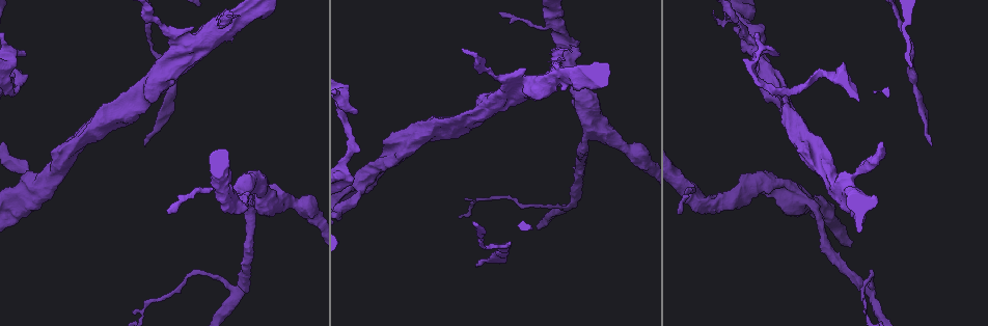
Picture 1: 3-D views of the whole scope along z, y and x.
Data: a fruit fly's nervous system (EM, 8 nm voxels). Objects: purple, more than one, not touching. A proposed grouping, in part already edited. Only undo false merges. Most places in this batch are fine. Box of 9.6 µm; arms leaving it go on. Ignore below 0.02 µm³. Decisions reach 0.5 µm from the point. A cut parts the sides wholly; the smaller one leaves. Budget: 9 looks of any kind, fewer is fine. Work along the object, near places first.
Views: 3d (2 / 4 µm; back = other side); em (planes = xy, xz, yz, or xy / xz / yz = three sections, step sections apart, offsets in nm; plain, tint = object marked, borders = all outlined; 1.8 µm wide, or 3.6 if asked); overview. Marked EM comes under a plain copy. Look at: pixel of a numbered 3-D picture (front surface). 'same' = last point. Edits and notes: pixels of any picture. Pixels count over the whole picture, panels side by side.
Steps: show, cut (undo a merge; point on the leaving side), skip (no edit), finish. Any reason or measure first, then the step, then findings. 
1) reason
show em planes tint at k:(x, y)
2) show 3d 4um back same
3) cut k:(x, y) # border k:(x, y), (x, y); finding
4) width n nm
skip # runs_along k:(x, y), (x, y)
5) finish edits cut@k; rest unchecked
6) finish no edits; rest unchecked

thick turns thin
show em 3.6um xz step 16 tint at 1:(21, 211)

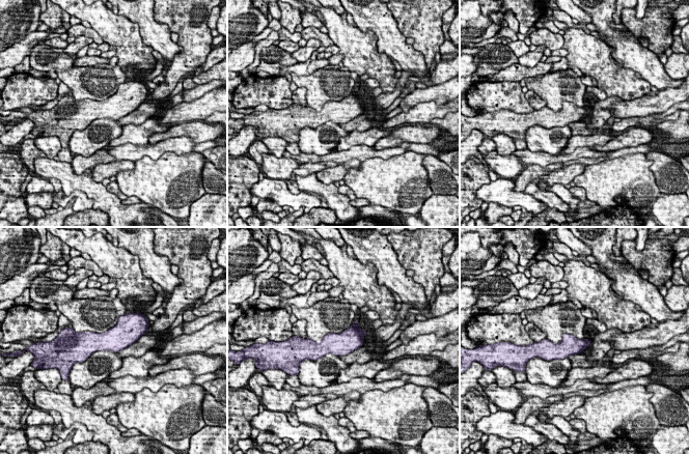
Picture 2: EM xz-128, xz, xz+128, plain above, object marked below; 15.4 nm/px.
show em 3.6um planes tint same

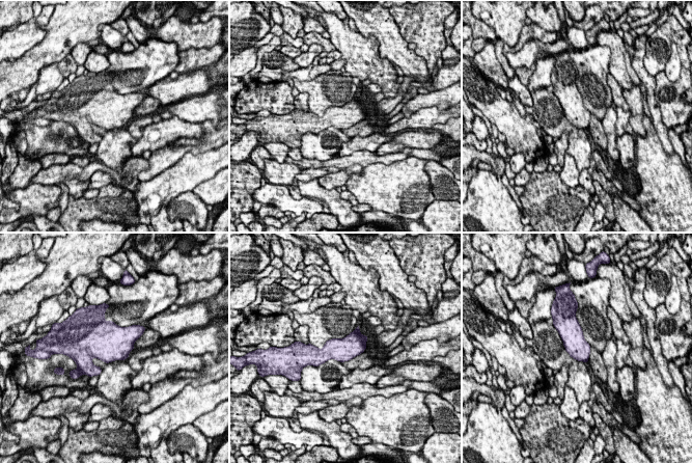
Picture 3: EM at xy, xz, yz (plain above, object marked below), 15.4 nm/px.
skip # one cell here

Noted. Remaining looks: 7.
side arm on a straight run
show em planes tint at 1:(871, 293)

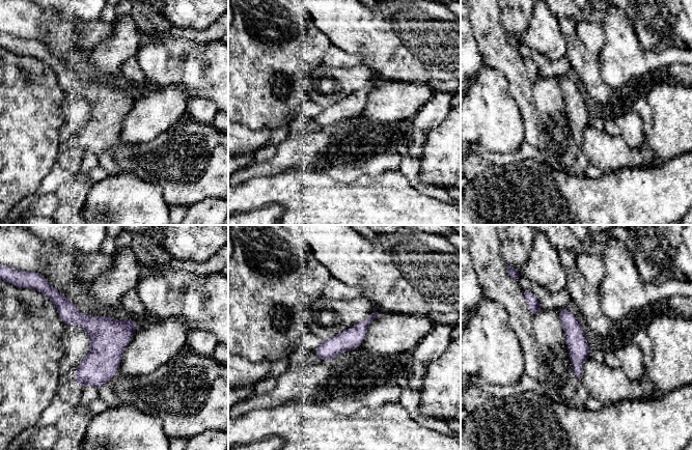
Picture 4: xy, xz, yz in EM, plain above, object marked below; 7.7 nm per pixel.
width 160 nm
skip # runs_along 4:(374, 315), (350, 339), (317, 352); continuous, no second cell

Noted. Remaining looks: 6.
side arm on a straight run
show em 3.6um xz step 4 tint at 1:(503, 98)

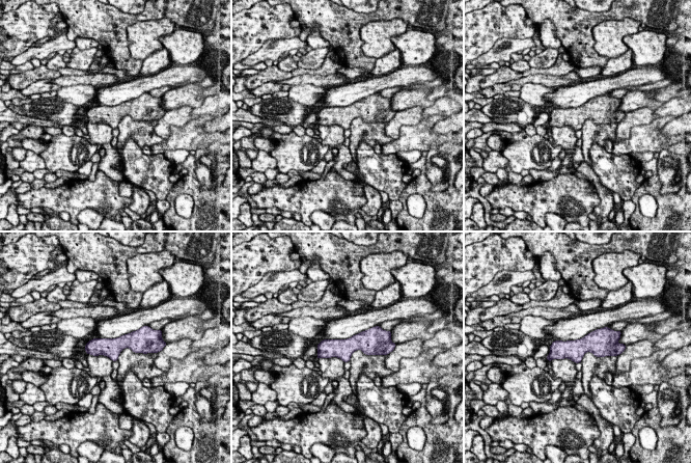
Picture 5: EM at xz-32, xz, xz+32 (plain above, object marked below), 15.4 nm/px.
show em 3.6um planes tint same

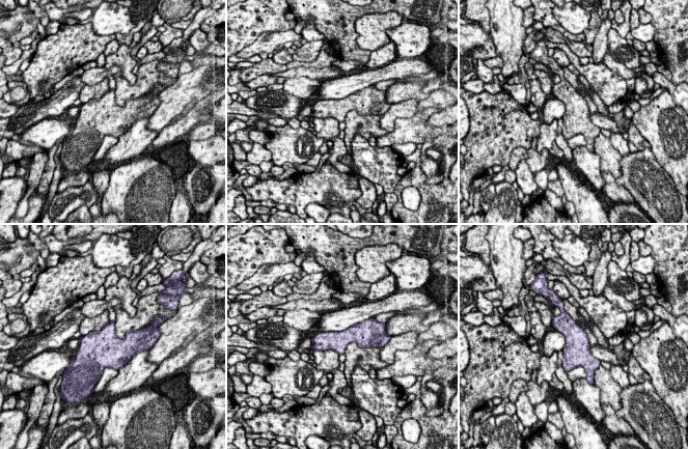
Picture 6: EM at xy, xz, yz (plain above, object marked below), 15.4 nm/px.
skip # one cell here

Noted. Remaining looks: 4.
thick turns thin
show em 3.6um planes borders at 1:(551, 79)

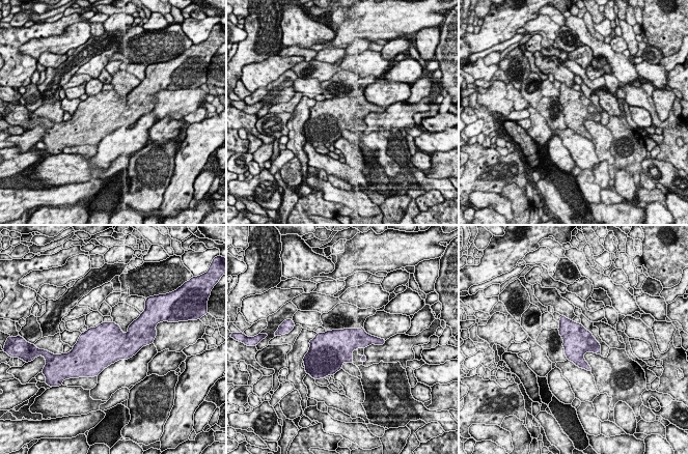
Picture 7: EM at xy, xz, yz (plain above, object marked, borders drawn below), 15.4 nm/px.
skip # continuous, no second cell

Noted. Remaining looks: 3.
finish no edits; rest unchecked

